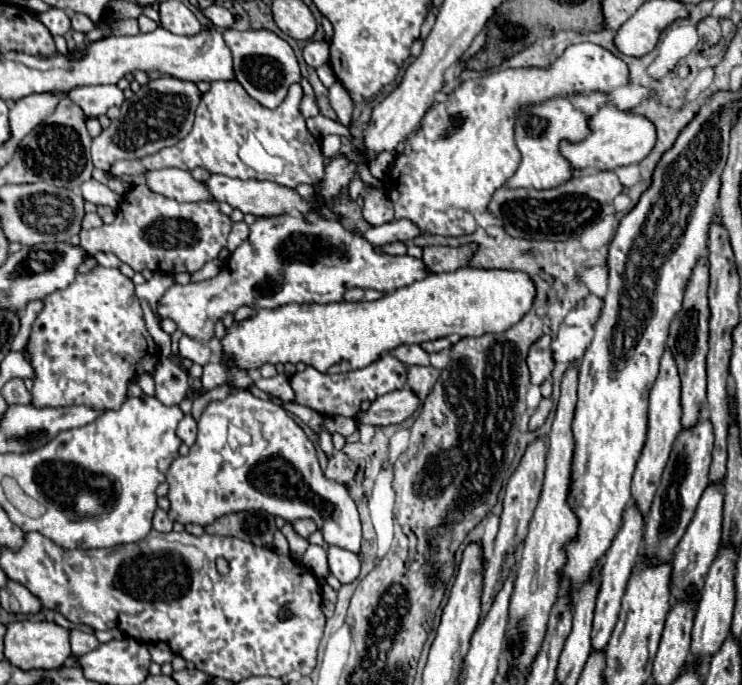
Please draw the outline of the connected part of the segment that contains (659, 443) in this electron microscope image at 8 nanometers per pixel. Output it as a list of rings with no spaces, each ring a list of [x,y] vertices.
[[[670,349],[664,351],[662,361],[660,361],[660,373],[656,377],[654,387],[650,389],[650,403],[648,403],[648,435],[644,449],[640,453],[640,459],[636,463],[634,479],[632,479],[632,499],[636,505],[640,505],[640,511],[646,515],[650,509],[650,503],[654,499],[654,493],[660,485],[660,477],[664,471],[664,465],[668,461],[668,453],[672,451],[672,441],[676,439],[676,433],[680,433],[682,423],[682,405],[680,405],[680,395],[682,395],[682,385],[680,385],[680,375],[674,363],[674,357]]]

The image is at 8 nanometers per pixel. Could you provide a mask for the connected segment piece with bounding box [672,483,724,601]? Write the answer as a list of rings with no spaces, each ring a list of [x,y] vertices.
[[[710,483],[706,487],[706,491],[702,493],[700,505],[684,533],[684,537],[680,539],[676,551],[674,551],[674,559],[672,559],[672,583],[674,583],[674,601],[682,599],[686,595],[686,587],[688,585],[696,585],[698,589],[702,589],[706,573],[716,557],[716,549],[720,547],[720,539],[722,539],[722,507],[724,507],[724,493],[722,493],[722,483]]]

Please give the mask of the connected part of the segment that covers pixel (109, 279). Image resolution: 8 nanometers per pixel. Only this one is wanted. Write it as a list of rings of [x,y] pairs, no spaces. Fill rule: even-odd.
[[[96,267],[88,275],[76,275],[74,283],[66,289],[44,297],[44,309],[38,313],[32,335],[28,341],[32,353],[32,367],[36,371],[32,387],[34,407],[68,407],[68,405],[90,405],[94,409],[120,409],[126,401],[128,381],[134,381],[140,373],[154,373],[158,363],[158,349],[148,335],[142,319],[140,303],[134,295],[134,283],[124,277],[118,269]]]

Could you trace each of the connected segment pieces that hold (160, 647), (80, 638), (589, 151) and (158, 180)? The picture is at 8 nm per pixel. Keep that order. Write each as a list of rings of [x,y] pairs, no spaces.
[[[152,643],[152,645],[148,645],[148,649],[150,649],[150,655],[152,655],[152,661],[158,663],[158,665],[170,663],[174,659],[174,653],[164,643]]]
[[[72,635],[70,645],[72,645],[72,653],[80,655],[80,653],[88,653],[88,651],[96,649],[96,645],[100,645],[100,643],[94,635]]]
[[[602,107],[598,113],[594,113],[588,119],[588,137],[582,139],[580,143],[572,143],[572,141],[560,141],[560,153],[568,159],[568,163],[574,169],[580,171],[590,171],[590,169],[598,169],[598,171],[614,171],[616,167],[622,165],[636,165],[640,163],[654,147],[656,143],[656,131],[654,125],[640,117],[640,115],[632,115],[628,111],[620,111],[616,107]]]
[[[158,169],[144,173],[144,185],[154,193],[172,197],[178,201],[210,201],[208,189],[190,177],[184,169]]]

